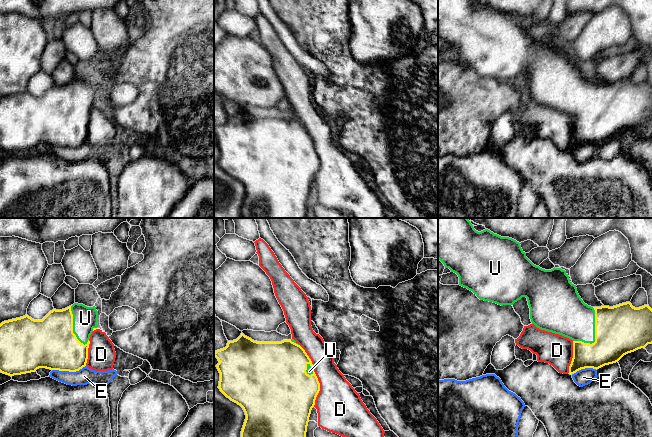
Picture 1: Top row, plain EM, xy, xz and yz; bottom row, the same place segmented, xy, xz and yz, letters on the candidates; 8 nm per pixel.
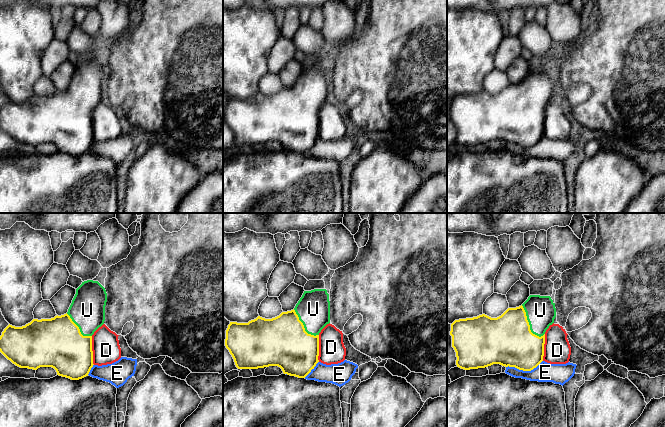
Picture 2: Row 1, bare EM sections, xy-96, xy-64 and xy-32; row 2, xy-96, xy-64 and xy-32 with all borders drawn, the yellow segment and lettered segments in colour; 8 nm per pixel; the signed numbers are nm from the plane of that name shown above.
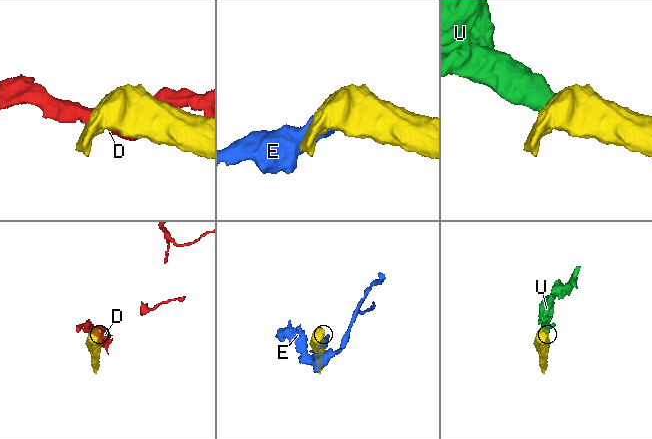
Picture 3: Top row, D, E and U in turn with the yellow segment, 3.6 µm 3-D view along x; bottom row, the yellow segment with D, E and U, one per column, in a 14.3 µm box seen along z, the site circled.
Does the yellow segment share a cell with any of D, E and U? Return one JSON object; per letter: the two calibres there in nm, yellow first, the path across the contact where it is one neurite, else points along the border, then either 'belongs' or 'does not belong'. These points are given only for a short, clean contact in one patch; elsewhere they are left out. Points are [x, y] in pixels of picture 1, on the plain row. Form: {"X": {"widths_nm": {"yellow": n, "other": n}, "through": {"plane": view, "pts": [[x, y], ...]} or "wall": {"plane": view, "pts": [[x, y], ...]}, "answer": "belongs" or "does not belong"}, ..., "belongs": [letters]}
{"D": {"widths_nm": {"yellow": 420, "other": 300}, "answer": "does not belong"}, "E": {"widths_nm": {"yellow": 400, "other": 140}, "wall": {"plane": "xy", "pts": [[85, 141], [75, 147], [52, 146]]}, "answer": "does not belong"}, "U": {"widths_nm": {"yellow": 400, "other": 320}, "through": {"plane": "yz", "pts": [[621, 105], [595, 111], [570, 93]]}, "answer": "belongs"}, "belongs": ["U"]}

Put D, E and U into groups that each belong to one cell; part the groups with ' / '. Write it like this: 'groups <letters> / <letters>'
groups D / E / U

